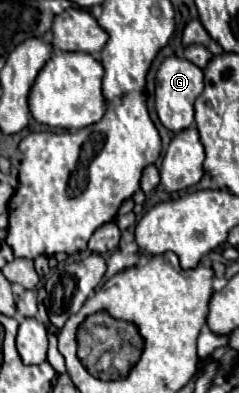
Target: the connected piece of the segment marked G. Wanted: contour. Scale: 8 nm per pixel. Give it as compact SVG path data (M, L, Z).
M179 56L165 58L155 78L155 106L161 124L173 132L181 132L189 128L195 122L193 104L201 92L203 92L203 72L195 64Z

